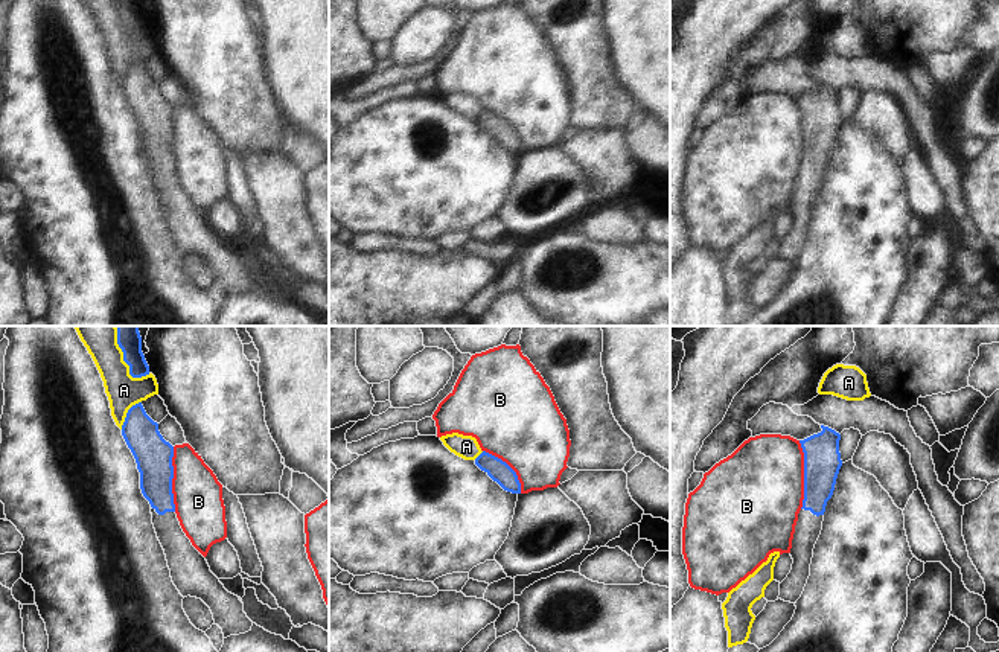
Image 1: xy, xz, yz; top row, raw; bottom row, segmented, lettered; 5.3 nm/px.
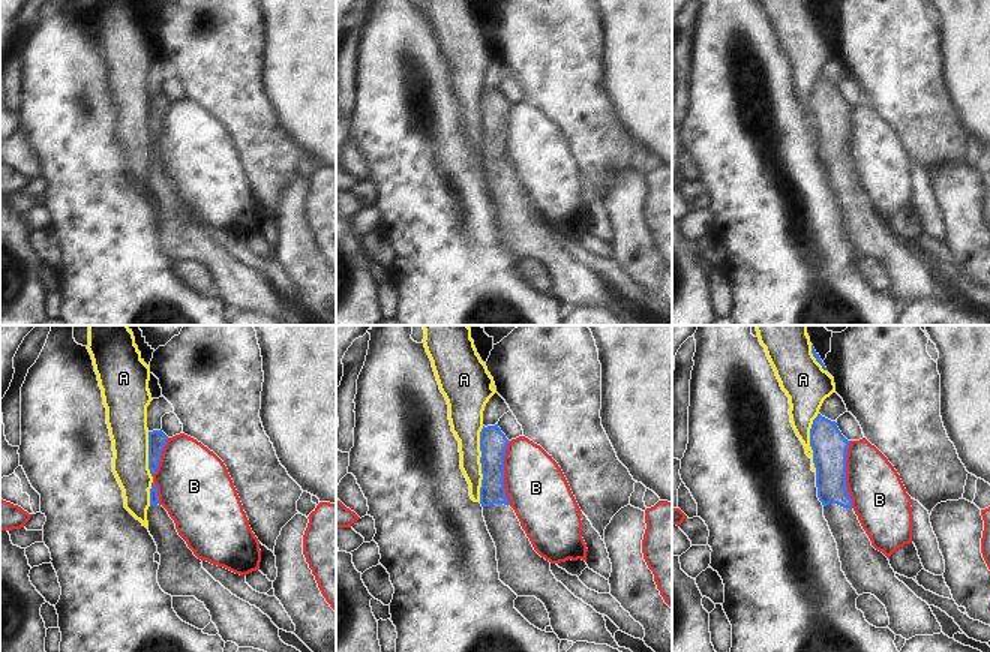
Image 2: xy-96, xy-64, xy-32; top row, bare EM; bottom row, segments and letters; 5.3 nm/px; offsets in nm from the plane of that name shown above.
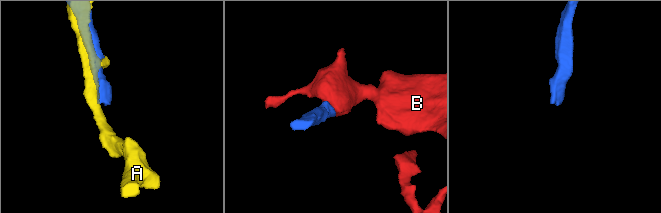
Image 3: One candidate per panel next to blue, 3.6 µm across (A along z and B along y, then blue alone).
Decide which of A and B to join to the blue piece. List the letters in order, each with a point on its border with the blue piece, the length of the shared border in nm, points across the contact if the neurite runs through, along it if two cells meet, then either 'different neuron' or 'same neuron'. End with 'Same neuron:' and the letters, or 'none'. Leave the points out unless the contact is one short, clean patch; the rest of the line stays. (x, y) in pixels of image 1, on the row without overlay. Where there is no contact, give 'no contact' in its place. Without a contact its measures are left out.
A: xy (130, 26) | 260 nm | different neuron
B: yz (804, 133) | 360 nm | along yz (798, 99), (803, 108), (801, 166) | different neuron
Same neuron: none

